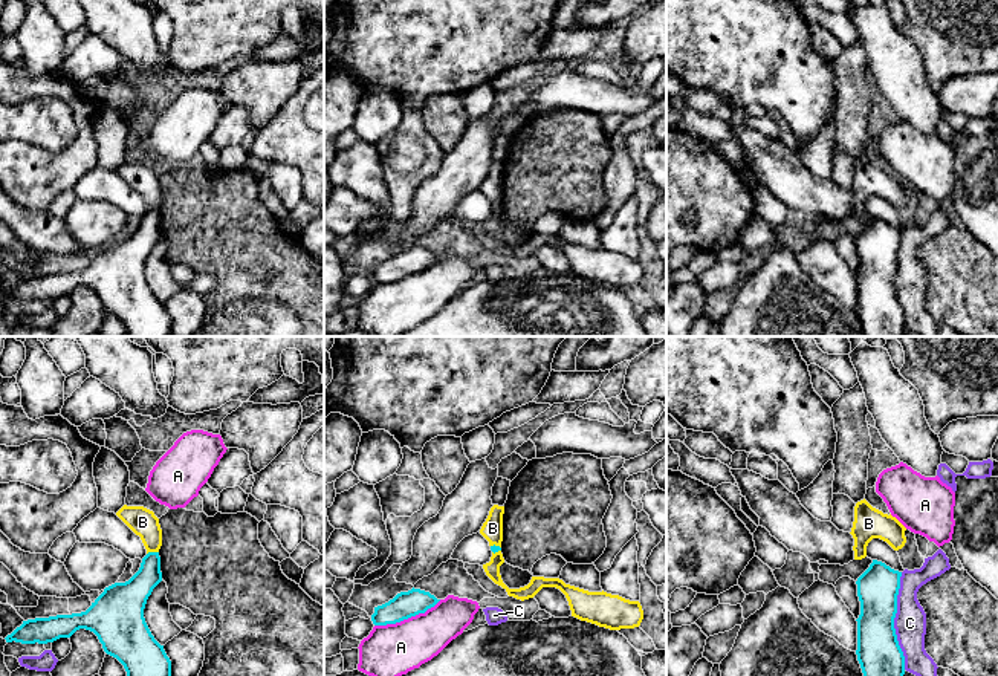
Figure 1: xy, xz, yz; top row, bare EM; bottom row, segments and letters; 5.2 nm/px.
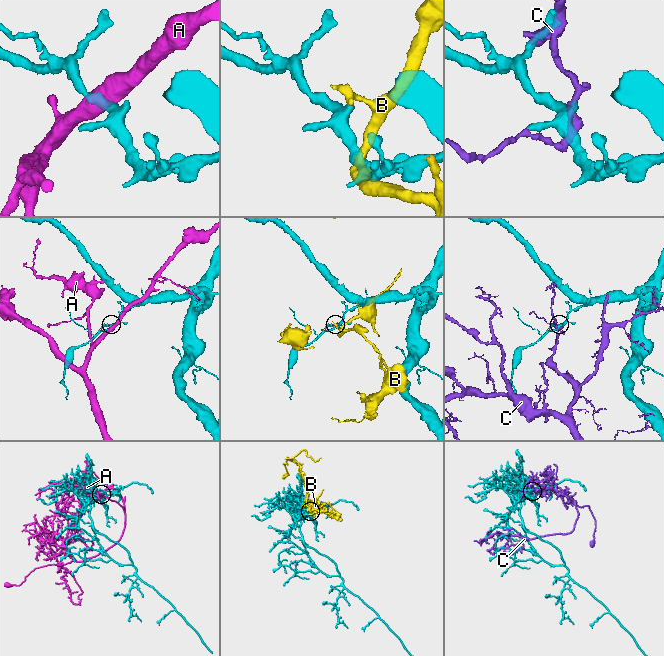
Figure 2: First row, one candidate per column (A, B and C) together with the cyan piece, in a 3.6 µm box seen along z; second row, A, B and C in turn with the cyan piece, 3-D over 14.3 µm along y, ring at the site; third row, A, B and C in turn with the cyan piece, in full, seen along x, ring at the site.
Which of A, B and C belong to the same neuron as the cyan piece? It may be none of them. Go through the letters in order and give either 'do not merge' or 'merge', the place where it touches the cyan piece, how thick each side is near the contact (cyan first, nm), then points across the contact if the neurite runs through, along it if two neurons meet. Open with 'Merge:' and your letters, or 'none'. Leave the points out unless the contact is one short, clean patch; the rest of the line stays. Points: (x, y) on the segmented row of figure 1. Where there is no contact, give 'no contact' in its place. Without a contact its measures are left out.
Merge: none
A: do not merge; contact xz (407, 618); calibres 140 and 280 nm; border xz (440, 600), (424, 612), (395, 623), (375, 626)
B: do not merge; contact xy (152, 552); calibres 160 and 150 nm
C: do not merge; contact yz (893, 621); calibres 220 and 170 nm

